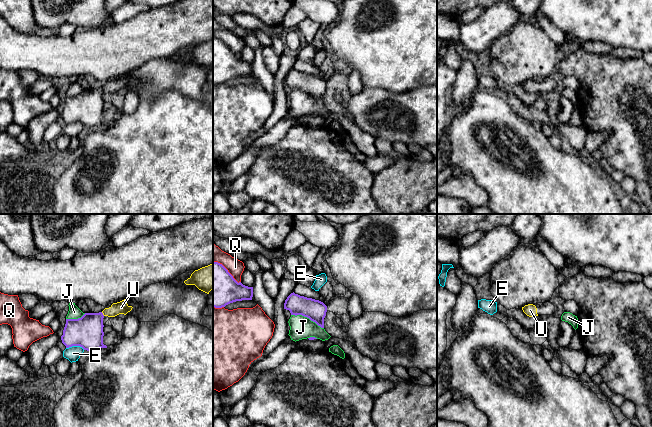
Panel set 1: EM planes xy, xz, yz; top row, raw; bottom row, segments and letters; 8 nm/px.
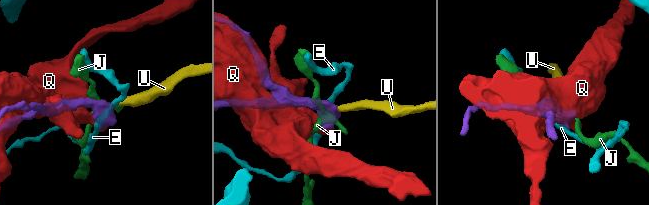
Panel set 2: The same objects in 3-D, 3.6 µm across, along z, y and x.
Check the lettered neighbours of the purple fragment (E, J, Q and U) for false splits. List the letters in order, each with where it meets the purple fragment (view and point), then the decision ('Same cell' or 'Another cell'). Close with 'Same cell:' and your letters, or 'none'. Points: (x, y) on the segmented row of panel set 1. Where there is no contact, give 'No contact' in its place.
E: Touches purple at xy (75, 345). Another cell
J: Touches purple at xz (307, 317). Another cell
Q: Touches purple at xz (227, 270). Another cell
U: Touches purple at xy (102, 314). Same cell
Same cell: U

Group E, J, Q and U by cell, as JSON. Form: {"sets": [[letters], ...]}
{"sets": [["E"], ["J"], ["Q"], ["U"]]}

